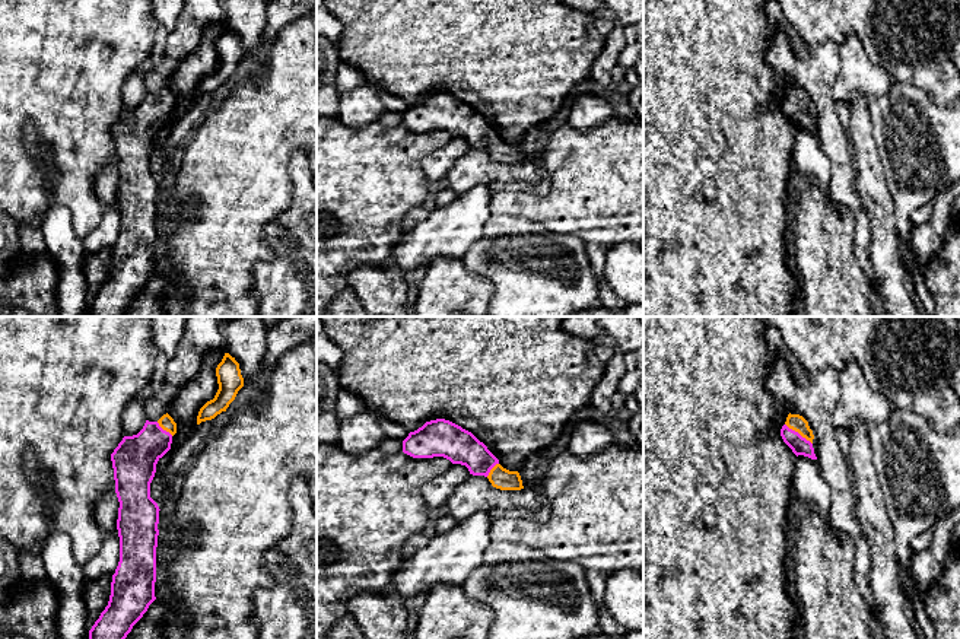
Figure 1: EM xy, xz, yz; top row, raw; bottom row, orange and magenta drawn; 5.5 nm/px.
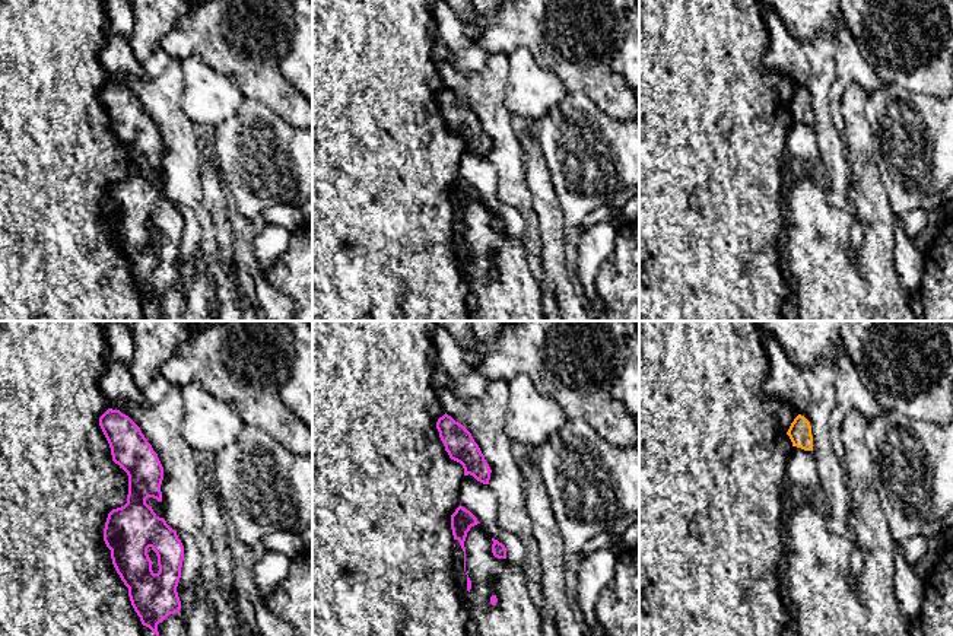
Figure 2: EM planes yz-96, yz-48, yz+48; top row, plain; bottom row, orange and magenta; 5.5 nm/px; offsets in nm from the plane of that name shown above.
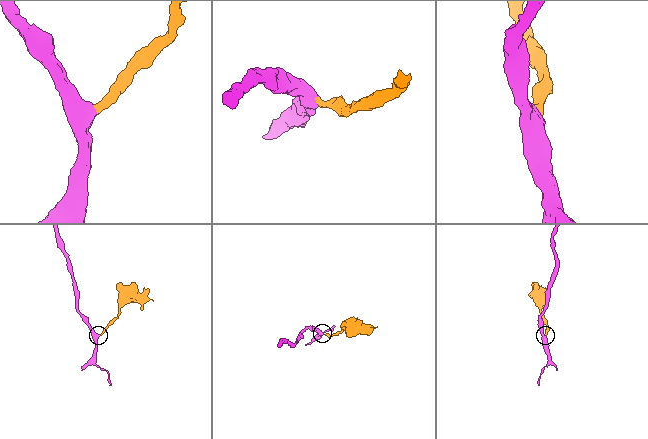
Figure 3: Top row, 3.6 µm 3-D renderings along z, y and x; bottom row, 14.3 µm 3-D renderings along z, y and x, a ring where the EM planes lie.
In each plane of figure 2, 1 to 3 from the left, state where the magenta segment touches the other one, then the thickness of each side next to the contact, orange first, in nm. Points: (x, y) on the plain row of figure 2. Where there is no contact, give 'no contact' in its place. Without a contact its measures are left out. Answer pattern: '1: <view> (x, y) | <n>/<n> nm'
1: no contact
2: no contact
3: no contact

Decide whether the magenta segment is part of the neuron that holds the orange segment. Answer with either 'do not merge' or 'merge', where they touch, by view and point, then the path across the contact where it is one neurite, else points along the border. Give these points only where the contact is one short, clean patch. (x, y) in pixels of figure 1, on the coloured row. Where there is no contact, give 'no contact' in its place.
merge; meets orange in yz at (798, 432); runs through yz (795, 422), (798, 432), (800, 445)

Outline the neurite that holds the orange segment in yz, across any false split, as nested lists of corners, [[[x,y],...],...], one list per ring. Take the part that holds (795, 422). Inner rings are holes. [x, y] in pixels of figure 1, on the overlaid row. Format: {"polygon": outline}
{"polygon": [[[789,413],[781,429],[781,436],[797,457],[804,455],[817,460],[813,448],[814,435],[802,416]]]}

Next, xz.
{"polygon": [[[436,419],[410,432],[403,441],[403,452],[413,458],[444,457],[452,464],[465,465],[473,476],[484,476],[500,490],[524,489],[518,471],[509,471],[471,432],[461,426]]]}

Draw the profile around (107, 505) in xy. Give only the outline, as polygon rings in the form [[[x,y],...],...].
[[[115,490],[104,492],[98,496],[95,502],[95,521],[105,534],[118,534],[117,519],[118,519],[120,502]]]

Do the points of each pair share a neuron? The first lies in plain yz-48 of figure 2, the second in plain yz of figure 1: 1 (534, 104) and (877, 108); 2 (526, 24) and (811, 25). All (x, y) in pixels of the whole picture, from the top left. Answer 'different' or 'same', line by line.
1: different
2: same

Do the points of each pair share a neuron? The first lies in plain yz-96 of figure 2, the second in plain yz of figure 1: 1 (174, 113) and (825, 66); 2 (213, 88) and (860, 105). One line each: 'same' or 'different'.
1: same
2: different

